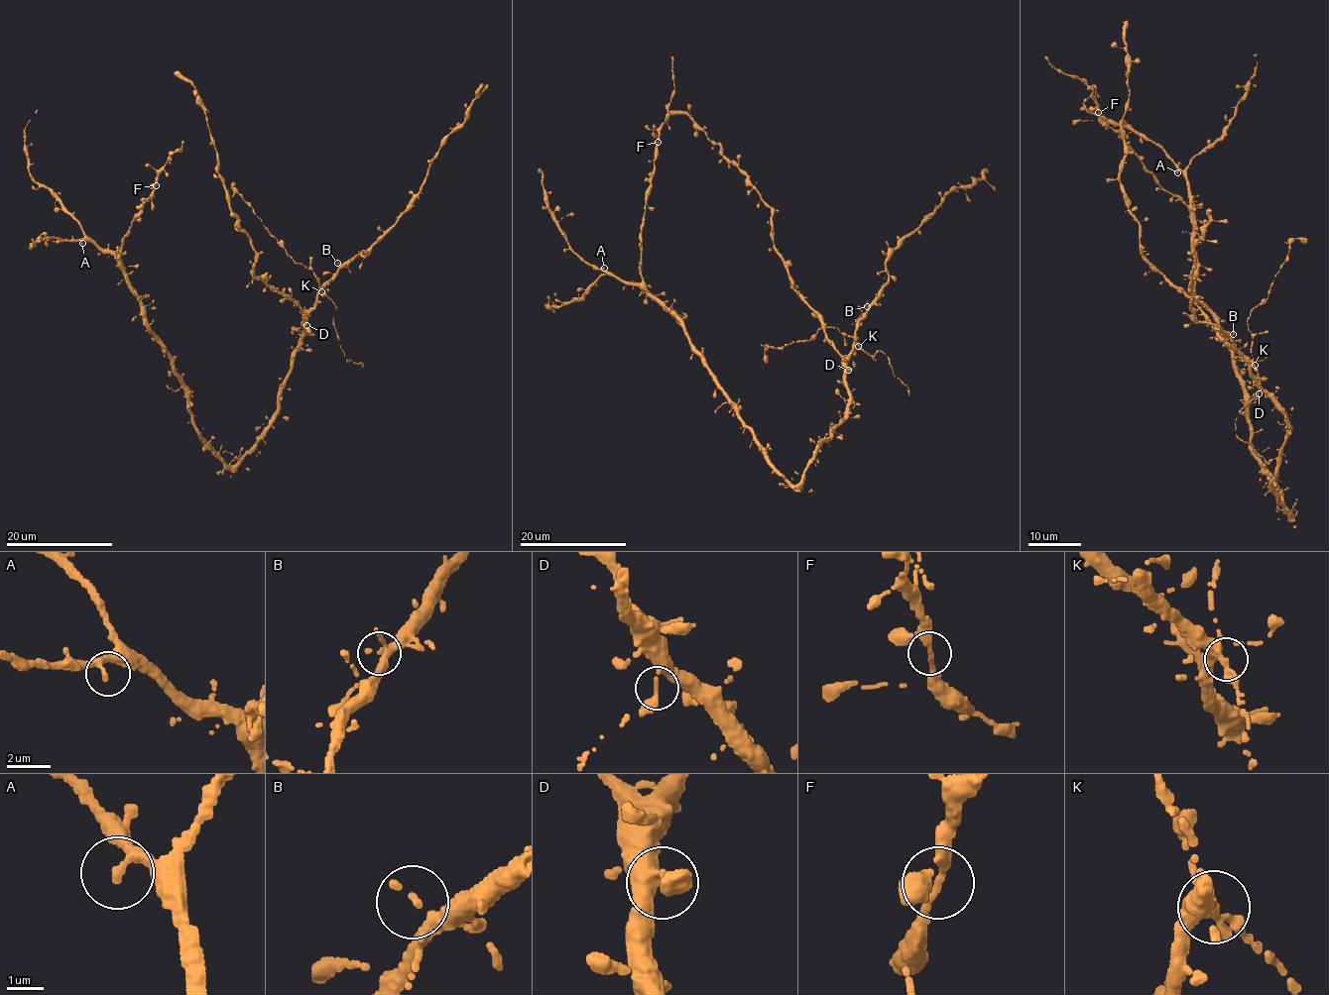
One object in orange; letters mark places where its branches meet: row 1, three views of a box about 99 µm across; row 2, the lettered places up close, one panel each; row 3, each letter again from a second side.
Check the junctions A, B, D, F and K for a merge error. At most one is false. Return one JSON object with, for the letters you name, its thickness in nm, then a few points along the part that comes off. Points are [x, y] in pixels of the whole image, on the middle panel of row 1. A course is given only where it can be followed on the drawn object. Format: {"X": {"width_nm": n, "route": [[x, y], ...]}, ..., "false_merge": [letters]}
{"false_merge": []}

